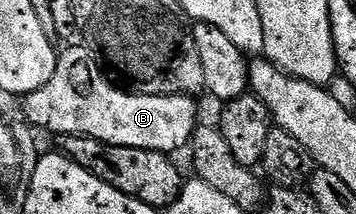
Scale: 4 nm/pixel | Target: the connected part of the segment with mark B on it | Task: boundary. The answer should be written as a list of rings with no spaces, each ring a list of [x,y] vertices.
[[[73,45],[70,49],[61,49],[57,58],[57,66],[55,71],[47,79],[47,83],[43,87],[39,87],[35,91],[24,94],[23,101],[25,101],[24,120],[29,125],[36,127],[38,130],[50,129],[56,135],[64,135],[67,133],[81,133],[85,137],[90,137],[96,141],[101,141],[105,145],[118,145],[119,147],[131,147],[132,149],[146,149],[147,151],[159,151],[160,153],[167,153],[170,155],[176,154],[176,149],[181,149],[190,144],[193,140],[193,131],[199,124],[197,118],[197,105],[192,96],[184,93],[176,93],[175,95],[143,95],[142,93],[131,93],[116,85],[105,76],[105,70],[101,67],[101,62],[96,56],[89,57],[89,49],[85,45]]]

